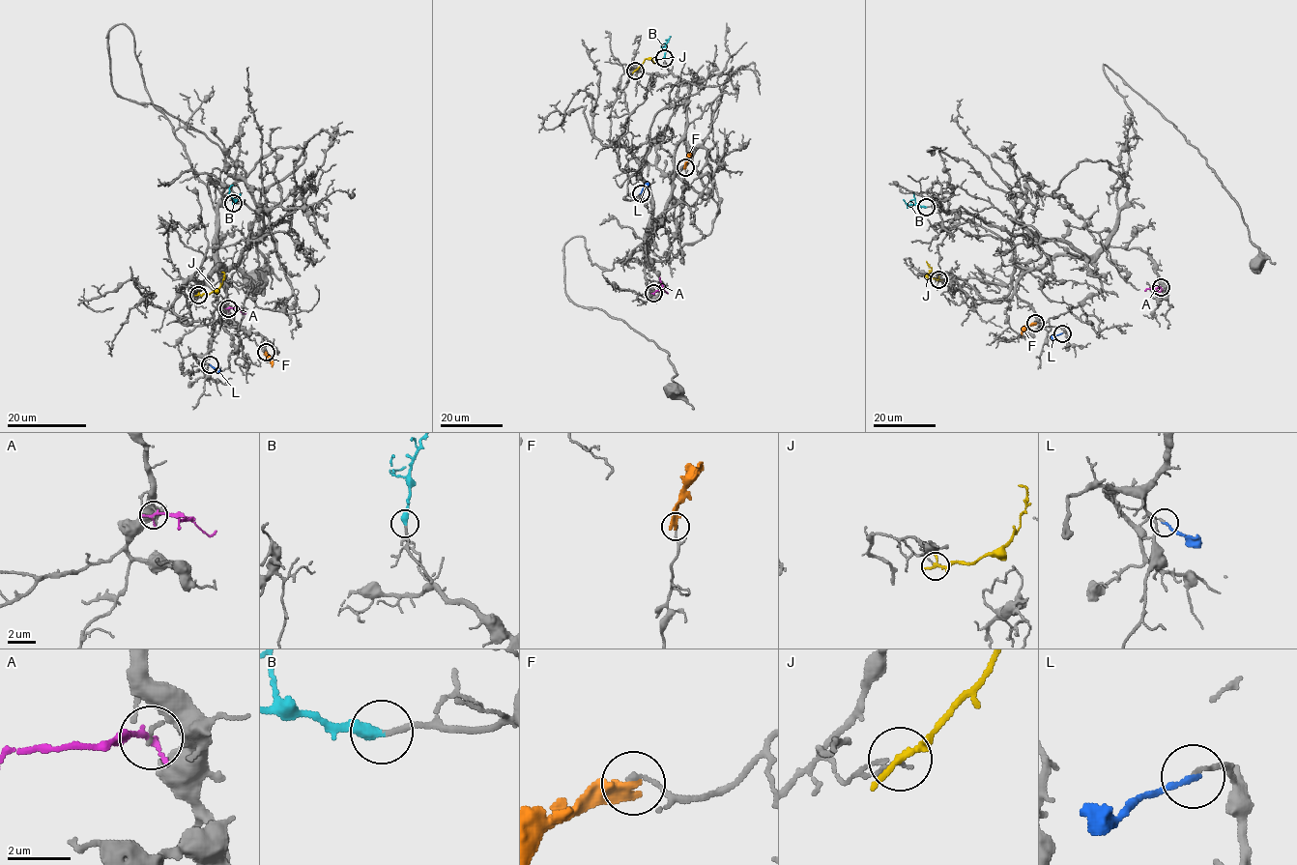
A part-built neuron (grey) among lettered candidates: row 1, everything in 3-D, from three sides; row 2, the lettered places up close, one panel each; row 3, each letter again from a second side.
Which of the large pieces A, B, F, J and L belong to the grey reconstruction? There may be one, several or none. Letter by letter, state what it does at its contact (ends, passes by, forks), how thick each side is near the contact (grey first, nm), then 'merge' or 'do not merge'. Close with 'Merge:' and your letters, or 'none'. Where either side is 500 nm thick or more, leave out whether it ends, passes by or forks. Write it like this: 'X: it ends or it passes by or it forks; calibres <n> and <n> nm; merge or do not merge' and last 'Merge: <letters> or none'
A: it ends; calibres 100 and 240 nm; do not merge
B: it ends; calibres 160 and 400 nm; merge
F: it ends; calibres 140 and 360 nm; do not merge
J: it ends; calibres 110 and 280 nm; do not merge
L: it ends; calibres 130 and 180 nm; do not merge
Merge: B

